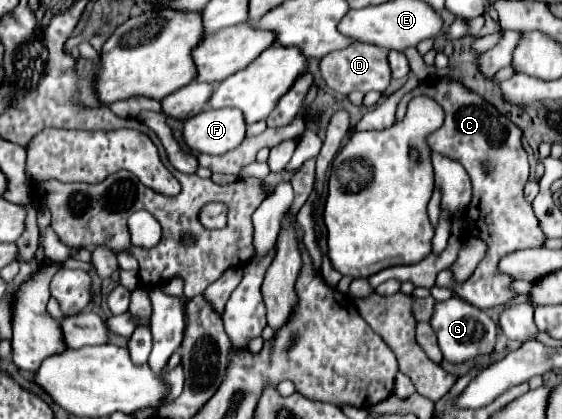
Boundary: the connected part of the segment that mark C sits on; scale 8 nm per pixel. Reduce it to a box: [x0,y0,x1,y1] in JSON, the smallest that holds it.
[397,78,545,308]

